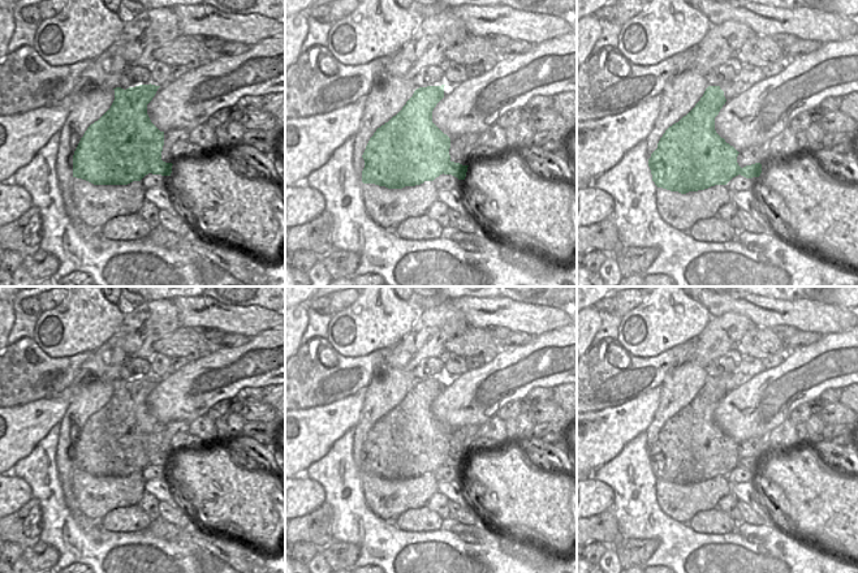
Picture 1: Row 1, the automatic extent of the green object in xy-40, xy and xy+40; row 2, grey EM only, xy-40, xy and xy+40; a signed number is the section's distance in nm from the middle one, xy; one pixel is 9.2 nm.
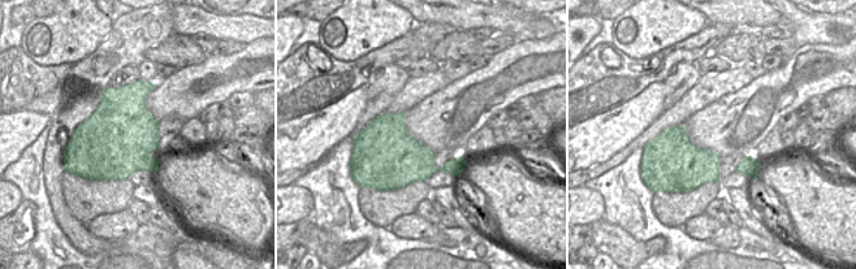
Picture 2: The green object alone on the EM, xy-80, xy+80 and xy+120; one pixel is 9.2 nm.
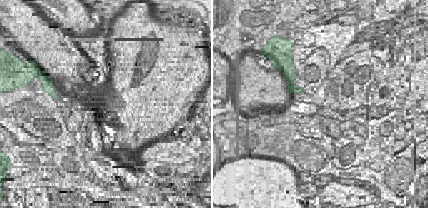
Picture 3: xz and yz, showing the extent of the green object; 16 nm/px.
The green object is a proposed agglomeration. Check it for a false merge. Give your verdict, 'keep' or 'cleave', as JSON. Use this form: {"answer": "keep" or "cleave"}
{"answer": "cleave"}

